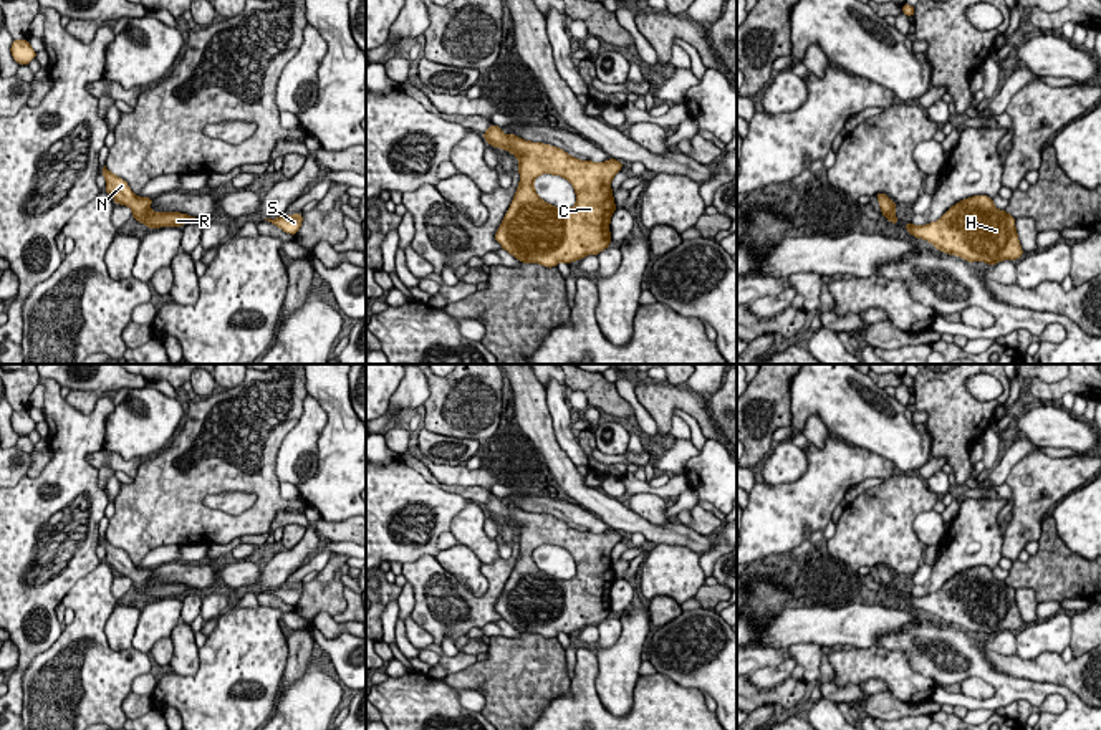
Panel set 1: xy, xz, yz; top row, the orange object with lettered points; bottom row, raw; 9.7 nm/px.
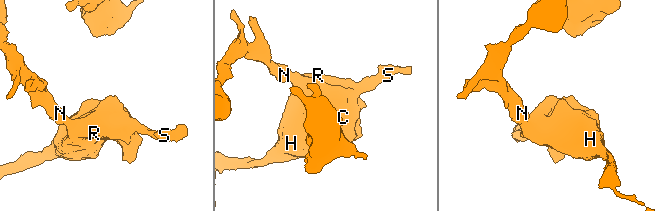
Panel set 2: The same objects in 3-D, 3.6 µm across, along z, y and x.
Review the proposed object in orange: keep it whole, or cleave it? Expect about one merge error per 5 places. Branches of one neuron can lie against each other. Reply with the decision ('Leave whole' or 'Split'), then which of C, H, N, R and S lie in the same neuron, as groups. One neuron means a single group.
Leave whole. Groups: C H N R S

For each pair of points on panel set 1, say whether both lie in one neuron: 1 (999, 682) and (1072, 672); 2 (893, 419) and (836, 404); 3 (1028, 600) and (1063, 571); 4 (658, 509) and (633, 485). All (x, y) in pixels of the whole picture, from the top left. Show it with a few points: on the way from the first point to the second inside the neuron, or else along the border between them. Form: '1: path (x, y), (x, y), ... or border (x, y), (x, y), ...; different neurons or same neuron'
1: border (990, 664), (1017, 677), (1055, 682), (1065, 687); different neurons
2: path (879, 419), (870, 419), (850, 404); same neuron
3: border (1015, 588), (1028, 588), (1038, 603); different neurons
4: border (631, 494), (656, 494), (663, 500); different neurons

